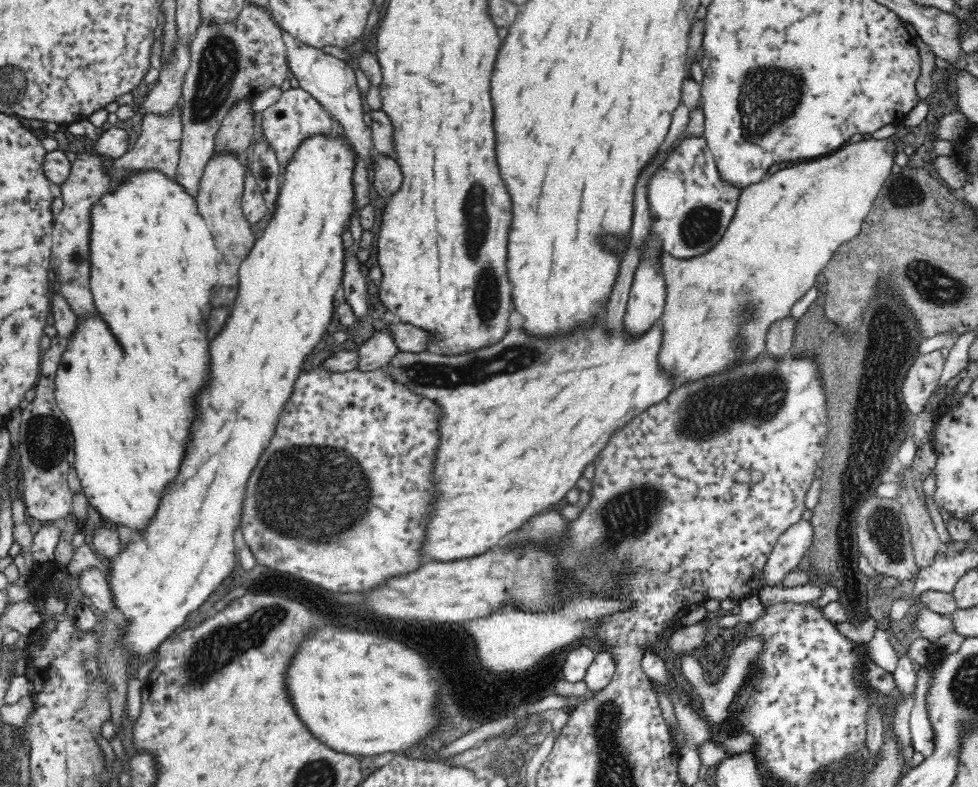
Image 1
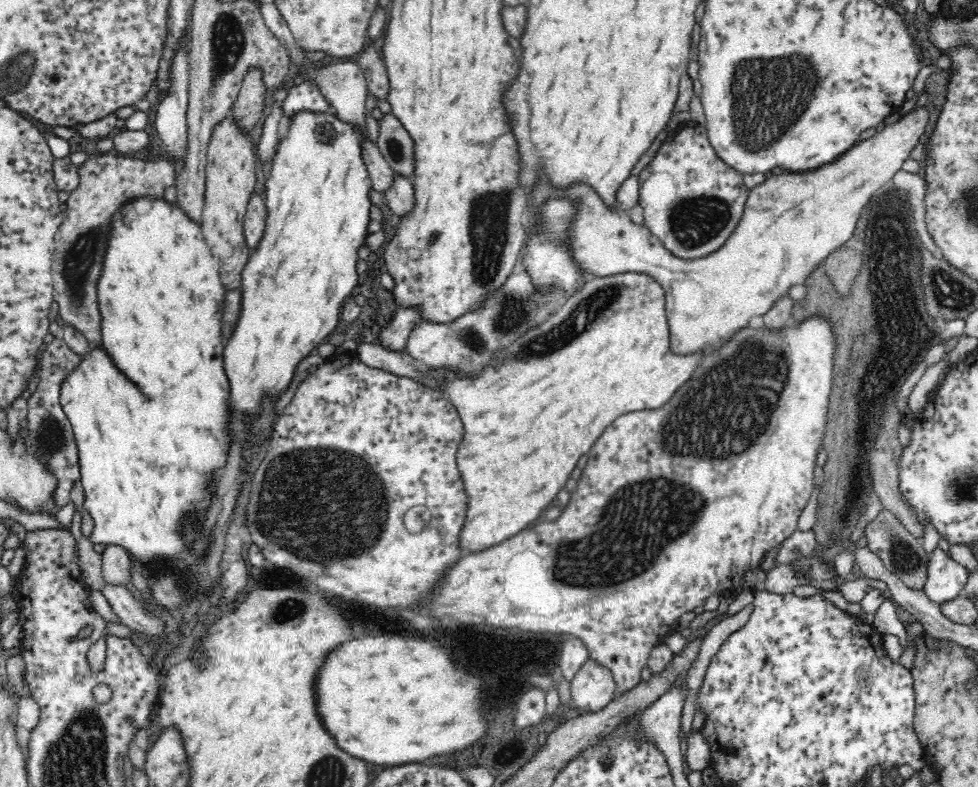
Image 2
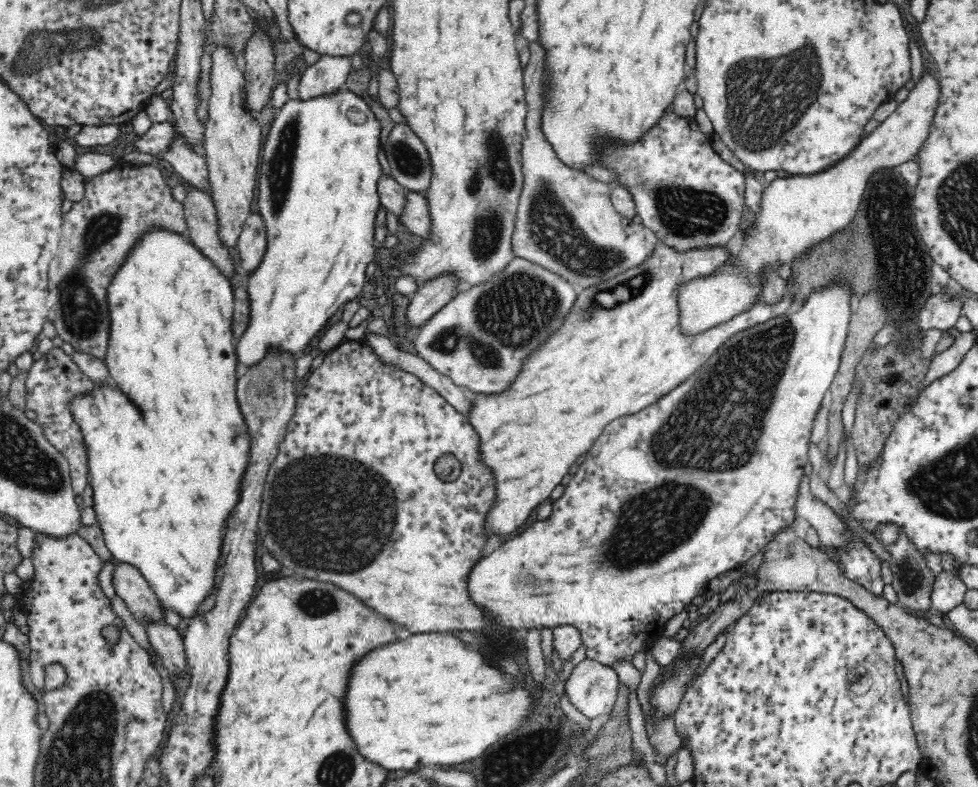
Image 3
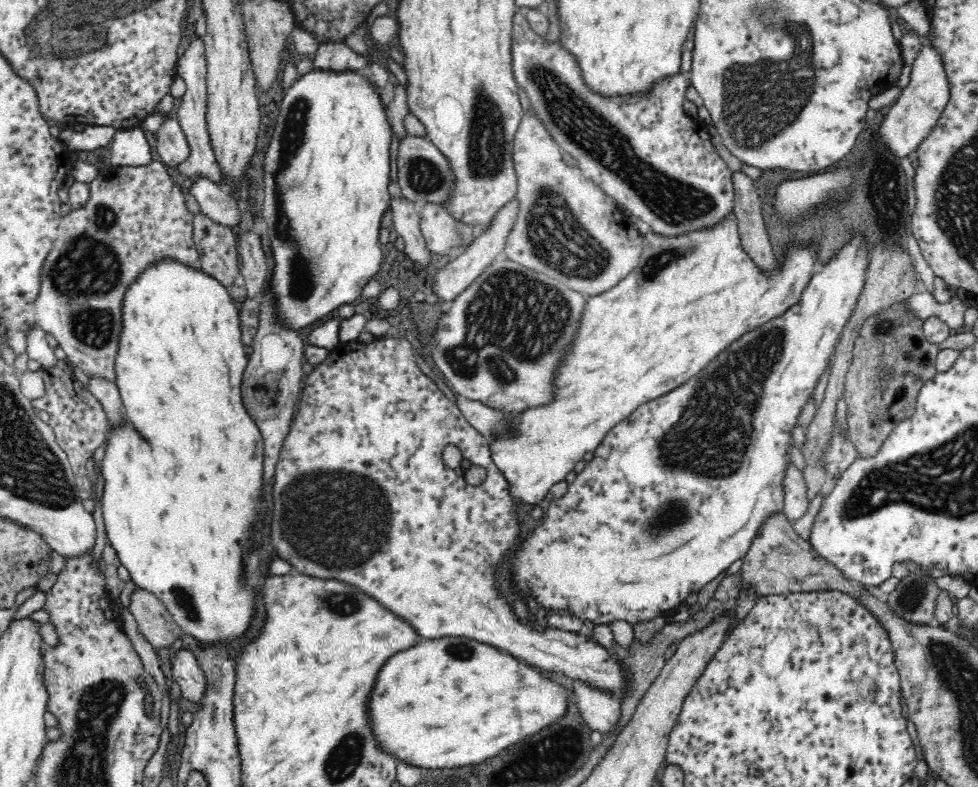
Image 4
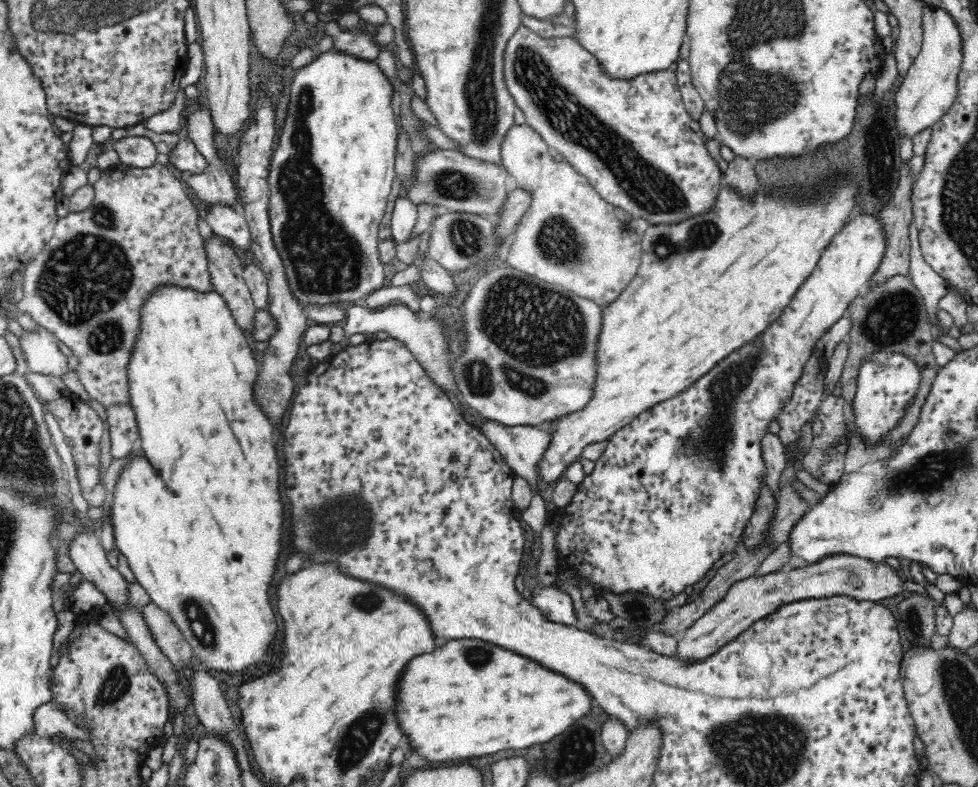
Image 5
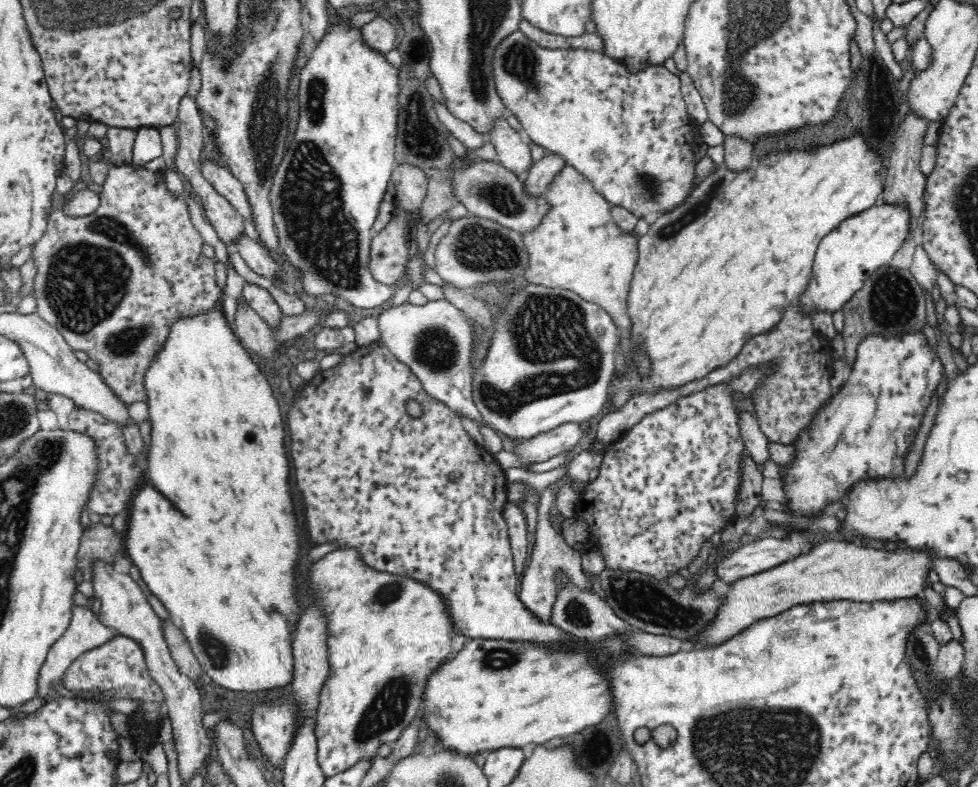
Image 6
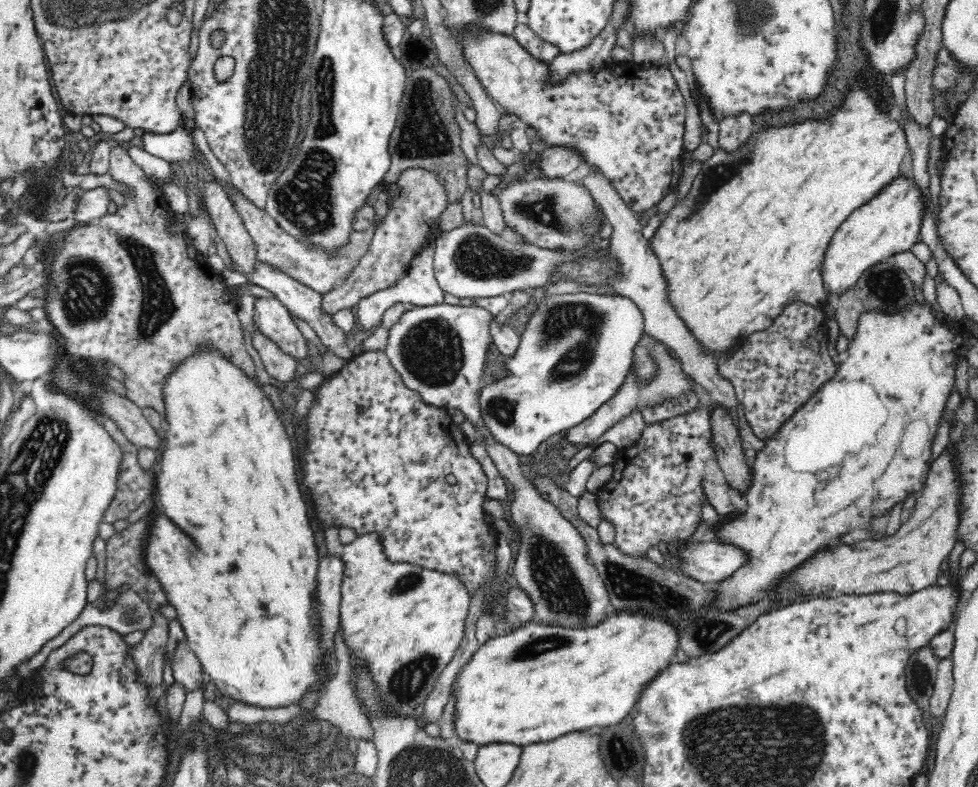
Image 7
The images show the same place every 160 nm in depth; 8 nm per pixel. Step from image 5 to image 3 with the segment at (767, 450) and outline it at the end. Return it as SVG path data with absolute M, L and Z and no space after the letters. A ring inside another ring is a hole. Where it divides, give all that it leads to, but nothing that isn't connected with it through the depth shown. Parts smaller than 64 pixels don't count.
M805 474L800 478L793 513L796 520L806 520L817 532L820 542L834 550L846 542L846 531L839 517L810 490L810 479Z

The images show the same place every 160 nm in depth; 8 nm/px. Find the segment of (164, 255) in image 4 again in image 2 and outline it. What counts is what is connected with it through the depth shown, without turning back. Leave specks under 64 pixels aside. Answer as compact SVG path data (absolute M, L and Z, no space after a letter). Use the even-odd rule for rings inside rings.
M107 154L90 155L90 158L82 166L78 167L80 176L78 188L69 194L66 202L65 219L61 224L57 239L57 251L53 254L51 267L53 299L58 304L58 320L61 325L78 331L95 348L103 348L102 313L98 304L97 286L98 280L102 276L102 268L105 267L105 256L109 250L109 243L113 235L114 216L120 214L134 200L154 199L162 202L166 201L164 192L166 192L168 186L175 184L177 166L170 163L170 160L165 155L160 158L154 161L145 161Z

